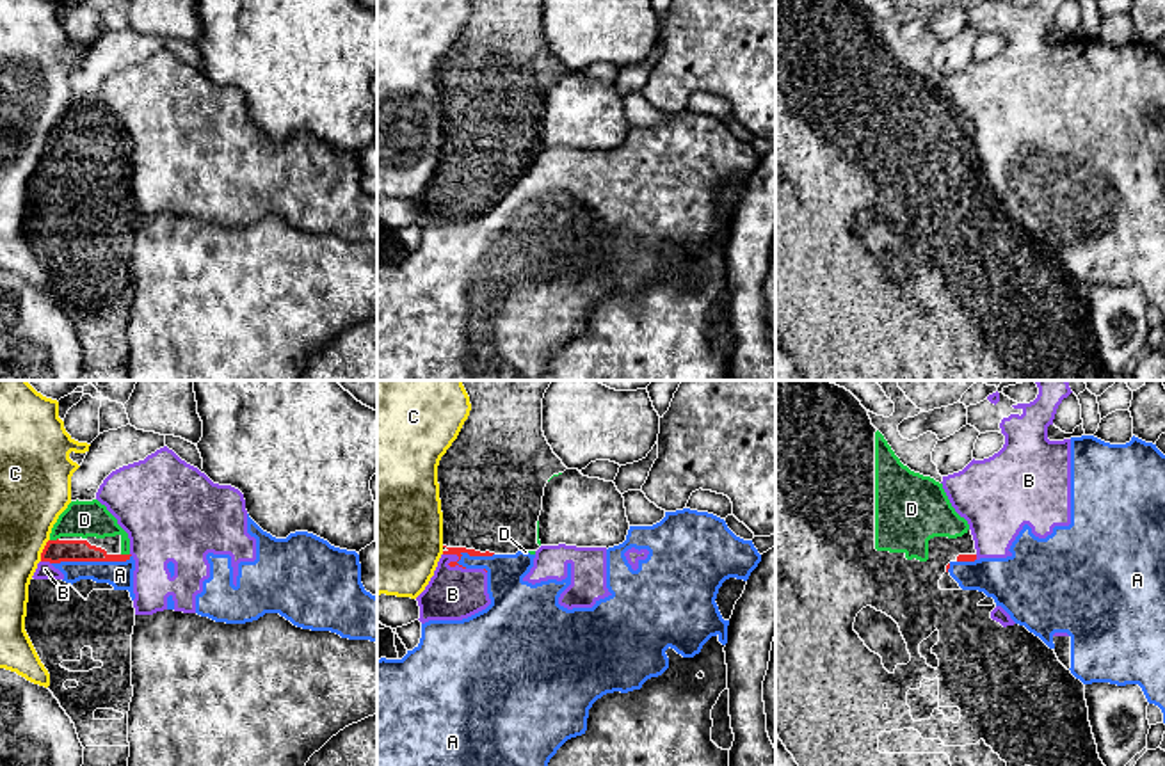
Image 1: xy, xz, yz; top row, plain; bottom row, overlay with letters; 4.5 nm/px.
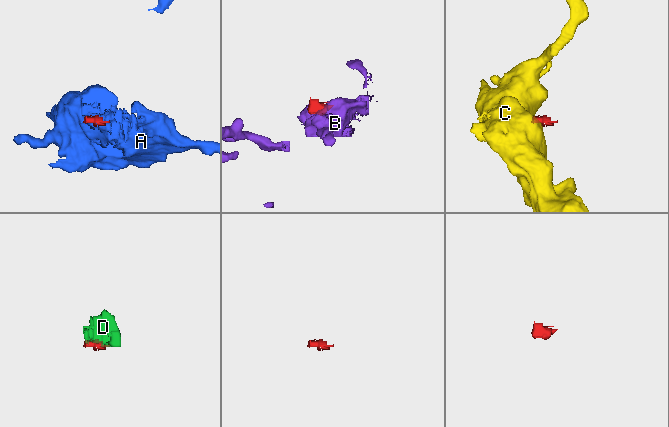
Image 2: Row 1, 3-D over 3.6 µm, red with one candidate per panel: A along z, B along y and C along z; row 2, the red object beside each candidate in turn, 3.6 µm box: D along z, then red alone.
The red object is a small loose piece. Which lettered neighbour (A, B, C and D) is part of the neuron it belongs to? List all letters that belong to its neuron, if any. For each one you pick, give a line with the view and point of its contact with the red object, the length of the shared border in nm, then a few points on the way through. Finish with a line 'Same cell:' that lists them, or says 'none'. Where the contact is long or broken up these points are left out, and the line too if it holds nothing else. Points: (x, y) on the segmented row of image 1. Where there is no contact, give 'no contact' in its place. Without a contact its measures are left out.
D: contact xy (54, 541); length 40 nm
Same cell: D

